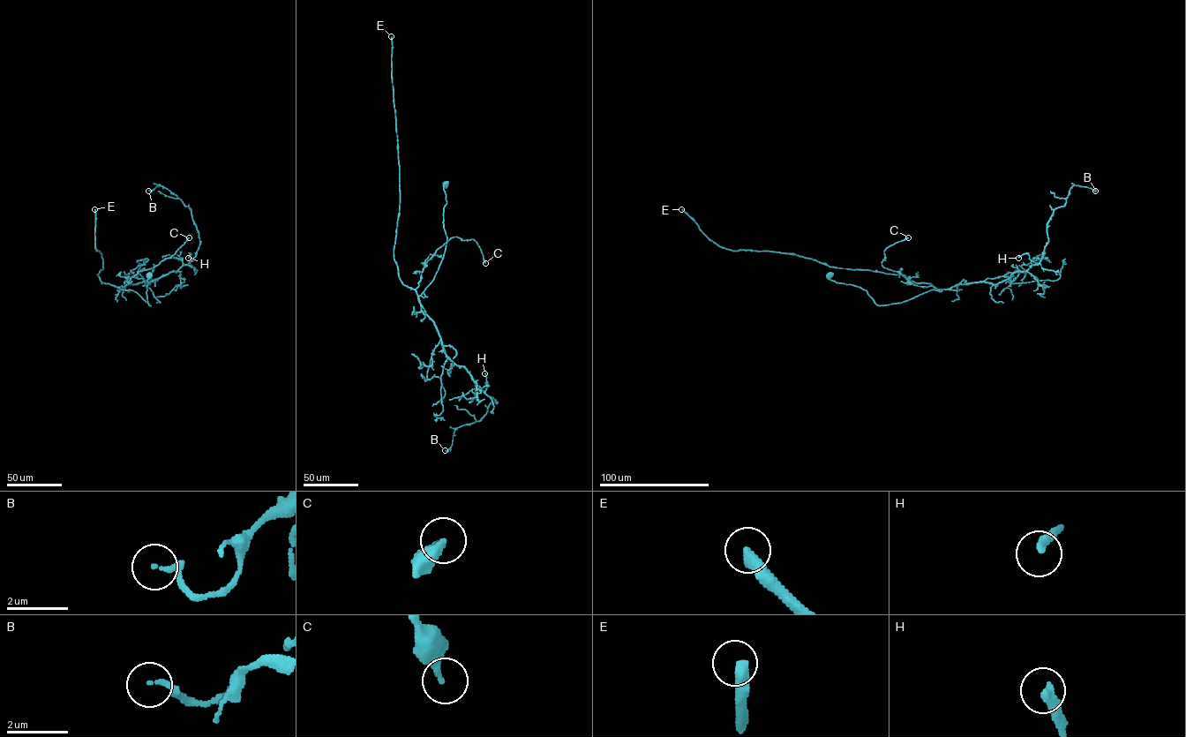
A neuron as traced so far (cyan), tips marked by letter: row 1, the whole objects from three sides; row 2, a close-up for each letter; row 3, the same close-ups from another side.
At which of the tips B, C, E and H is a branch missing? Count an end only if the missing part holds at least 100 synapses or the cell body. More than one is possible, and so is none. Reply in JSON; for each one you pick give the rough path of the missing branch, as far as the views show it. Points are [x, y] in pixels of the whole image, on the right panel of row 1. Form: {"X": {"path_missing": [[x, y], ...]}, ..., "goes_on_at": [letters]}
{"goes_on_at": ["E"]}

